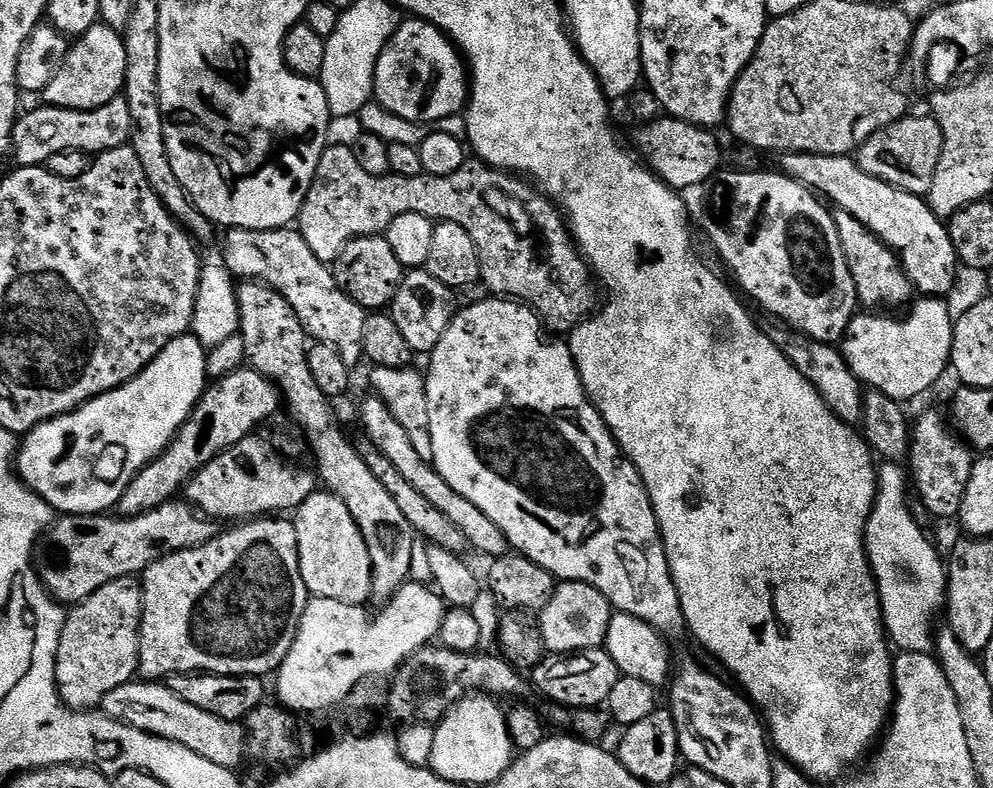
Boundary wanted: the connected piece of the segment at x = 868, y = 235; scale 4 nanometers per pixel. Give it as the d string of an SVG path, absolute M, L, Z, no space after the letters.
M837 211L835 217L838 238L848 259L848 269L850 274L854 274L857 301L868 308L884 308L887 304L907 305L913 299L914 289L908 281L908 275L900 267L900 259L895 252L891 252L874 233L866 230L866 226L862 226L862 222L854 218L854 214Z

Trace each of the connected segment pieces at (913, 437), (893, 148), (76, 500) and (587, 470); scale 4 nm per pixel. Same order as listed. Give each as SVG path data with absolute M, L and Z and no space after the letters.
M928 412L917 424L915 421L910 432L910 480L915 495L920 497L937 521L959 517L962 494L966 494L974 463L969 445L953 431L945 417L944 420L936 412Z
M909 114L866 138L854 159L862 166L862 170L866 170L866 174L874 174L874 178L882 178L882 182L915 196L927 197L930 186L934 186L934 174L942 158L943 145L942 126L935 116Z
M195 334L174 338L133 380L96 396L75 412L55 416L32 429L18 448L18 475L57 513L95 516L115 509L122 490L148 463L159 456L194 410L209 383L208 352Z
M487 298L472 304L469 308L461 307L456 317L450 322L450 330L442 334L442 342L430 353L432 360L426 367L426 398L428 399L428 413L430 414L430 453L431 463L436 472L446 478L446 482L466 502L474 502L502 534L506 534L509 545L519 555L530 558L538 566L542 566L547 572L556 577L557 581L577 580L583 584L594 586L602 595L612 603L616 612L625 612L642 622L646 622L651 628L655 628L661 636L685 635L686 625L684 611L680 605L680 595L672 581L672 571L666 558L664 540L660 537L660 527L656 521L656 515L652 509L652 503L648 497L646 486L638 474L638 470L620 451L619 444L612 436L612 431L601 418L600 411L592 405L588 393L584 390L584 383L576 369L576 363L572 352L568 349L567 339L553 334L545 329L540 317L528 307L515 300L507 298Z

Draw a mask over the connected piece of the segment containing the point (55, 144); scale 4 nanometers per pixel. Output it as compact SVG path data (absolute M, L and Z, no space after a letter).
M123 98L111 100L109 104L94 108L89 113L73 108L39 107L33 112L25 111L12 131L10 152L13 157L16 155L15 163L21 168L47 165L48 159L54 154L62 154L62 150L99 154L109 152L112 148L125 147L129 143L133 122L128 101Z

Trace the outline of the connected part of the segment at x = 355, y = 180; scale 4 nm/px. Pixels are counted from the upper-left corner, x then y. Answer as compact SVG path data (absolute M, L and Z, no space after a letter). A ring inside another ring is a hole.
M347 143L335 144L325 148L314 174L314 182L306 194L306 202L298 217L298 230L306 246L310 246L321 264L331 265L335 262L349 240L387 233L390 222L394 222L398 214L422 214L433 222L452 222L454 218L454 222L474 228L471 234L475 238L478 236L478 224L488 226L496 222L492 220L492 214L486 212L486 204L482 202L482 198L486 196L486 172L491 168L494 176L490 182L496 188L506 190L506 194L530 194L533 187L523 179L514 178L513 173L493 168L491 164L483 162L465 162L458 170L454 170L454 174L445 176L375 176L366 174L366 170L358 166L358 158L354 158ZM470 212L474 212L474 216L470 216Z

